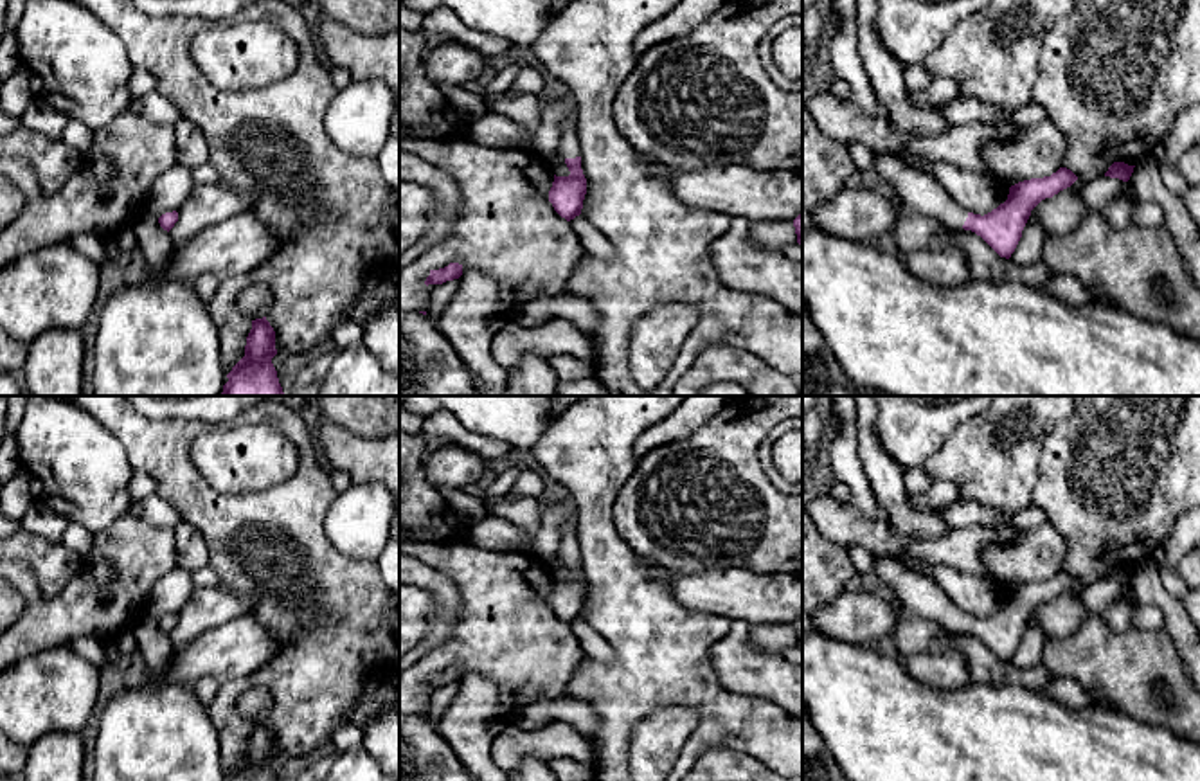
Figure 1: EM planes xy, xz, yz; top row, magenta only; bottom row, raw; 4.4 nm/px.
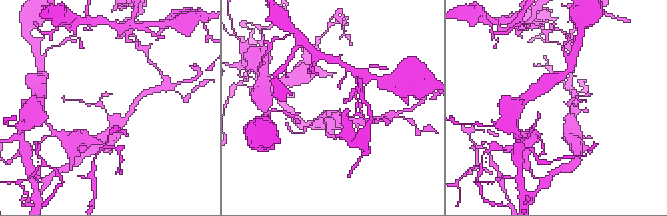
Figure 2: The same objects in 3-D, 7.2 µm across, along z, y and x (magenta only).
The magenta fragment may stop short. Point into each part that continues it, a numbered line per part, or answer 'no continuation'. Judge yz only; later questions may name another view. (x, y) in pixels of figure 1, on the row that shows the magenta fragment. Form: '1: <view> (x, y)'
1: yz (920, 193)

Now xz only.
1: xz (569, 146)

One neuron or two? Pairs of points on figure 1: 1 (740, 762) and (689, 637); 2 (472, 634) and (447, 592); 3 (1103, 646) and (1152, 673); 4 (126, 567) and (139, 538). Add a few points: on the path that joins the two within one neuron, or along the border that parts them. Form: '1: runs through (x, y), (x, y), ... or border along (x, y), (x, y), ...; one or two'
1: border along (695, 760), (711, 747), (729, 747), (761, 762); two
2: border along (443, 573), (461, 607), (436, 648); two
3: runs through (1116, 659), (1128, 672), (1139, 672); one
4: runs through (134, 560), (137, 546); one

